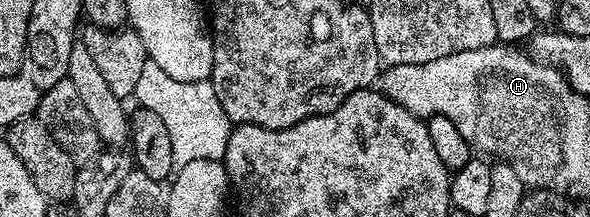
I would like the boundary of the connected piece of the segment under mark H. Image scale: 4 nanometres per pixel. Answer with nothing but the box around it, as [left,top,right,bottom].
[379,41,573,193]

